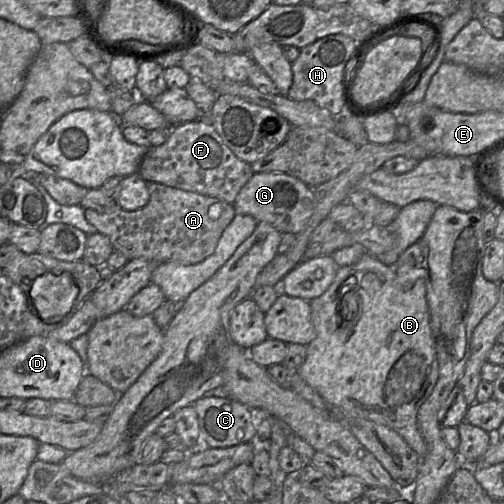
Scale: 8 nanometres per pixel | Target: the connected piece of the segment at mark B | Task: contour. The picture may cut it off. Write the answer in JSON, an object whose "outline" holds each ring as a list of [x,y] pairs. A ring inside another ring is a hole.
{"outline":[[[366,252],[355,264],[339,267],[335,278],[328,289],[321,296],[310,300],[309,304],[311,308],[311,320],[316,331],[316,337],[306,346],[306,359],[297,370],[300,377],[309,386],[315,389],[318,394],[329,404],[342,409],[346,414],[351,415],[352,417],[370,420],[393,429],[408,443],[408,445],[420,458],[424,457],[427,452],[427,448],[418,427],[417,413],[420,406],[431,394],[439,376],[436,343],[430,328],[430,314],[426,299],[425,279],[419,278],[416,280],[411,289],[403,290],[397,287],[397,279],[395,277],[393,266],[387,266],[383,264],[376,257]],[[350,277],[355,277],[355,280],[352,281],[351,290],[347,292],[347,287],[343,287],[342,284]],[[348,293],[353,293],[358,301],[358,310],[356,311],[355,315],[352,310],[350,313],[345,315],[341,313],[341,303],[339,303],[339,296],[343,298],[343,309],[348,312],[347,308],[351,307],[351,304],[349,304],[349,306],[347,305],[347,303],[349,303]]]}

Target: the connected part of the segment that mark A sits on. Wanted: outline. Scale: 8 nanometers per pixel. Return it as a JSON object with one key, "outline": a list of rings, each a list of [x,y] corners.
{"outline":[[[148,183],[147,186],[149,201],[143,208],[127,211],[117,206],[106,213],[85,209],[86,220],[98,233],[110,239],[114,251],[121,252],[128,260],[145,258],[159,264],[194,265],[211,256],[223,231],[236,215],[233,205],[159,183]]]}

